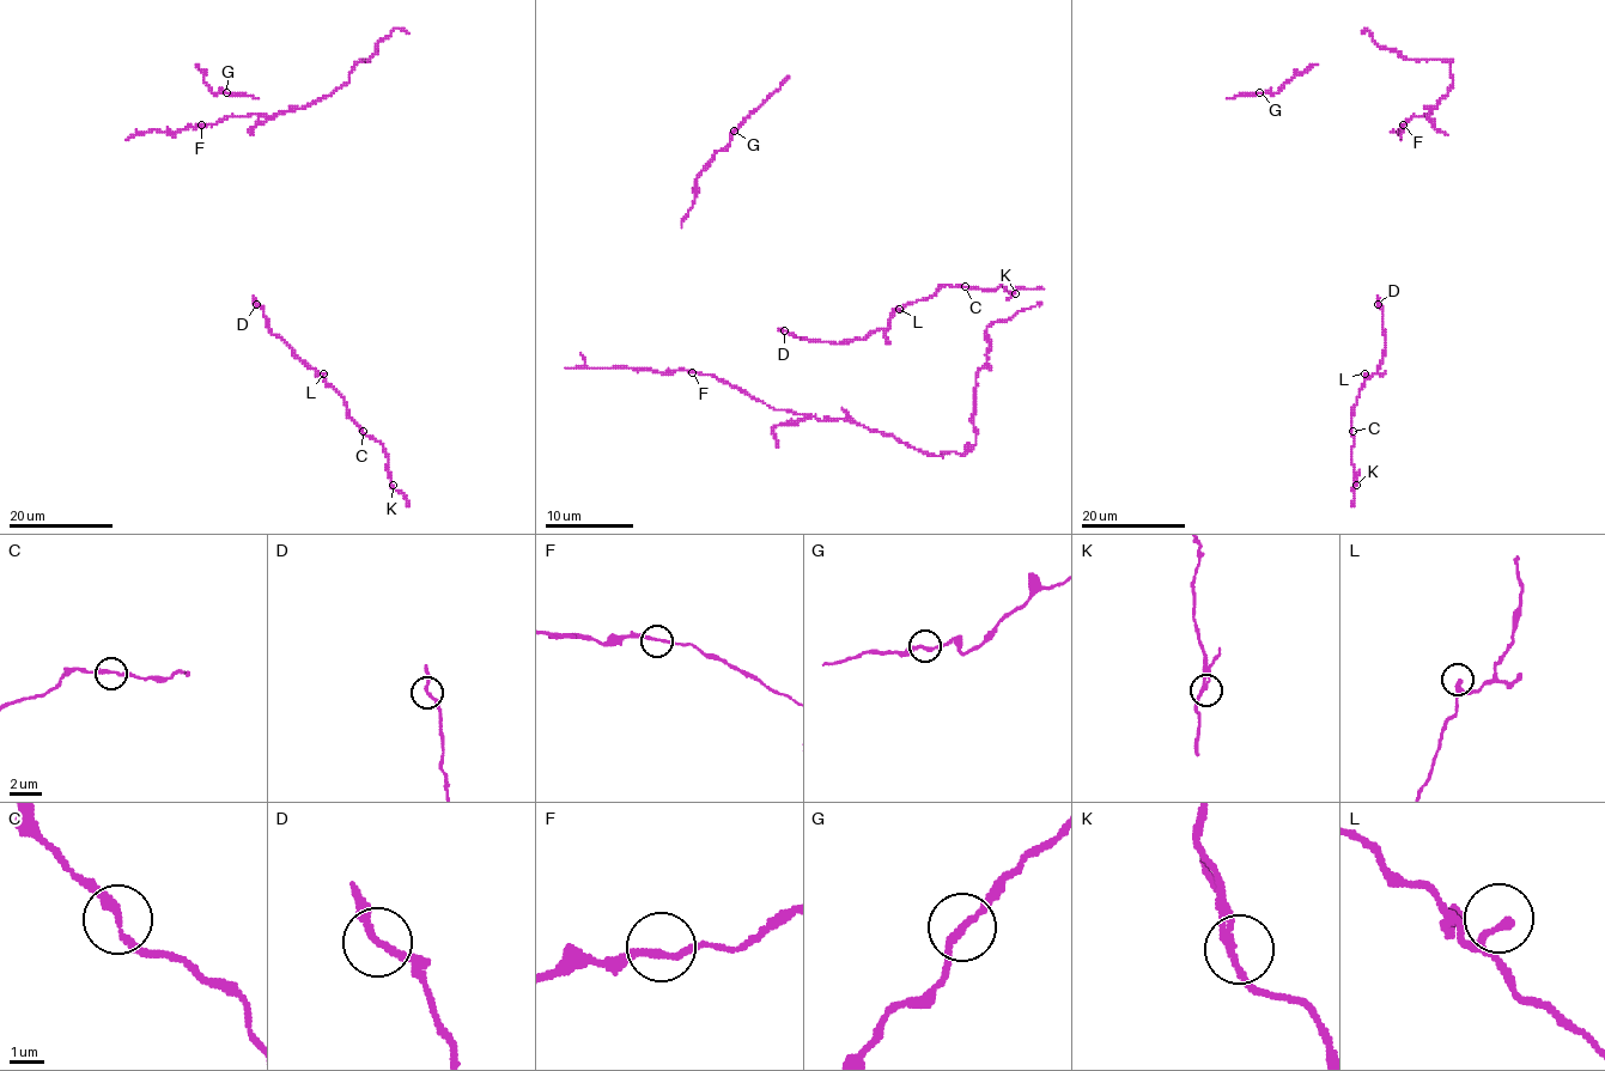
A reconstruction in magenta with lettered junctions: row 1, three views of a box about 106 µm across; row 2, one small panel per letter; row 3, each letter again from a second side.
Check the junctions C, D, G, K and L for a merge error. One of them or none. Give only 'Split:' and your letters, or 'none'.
Split: none

